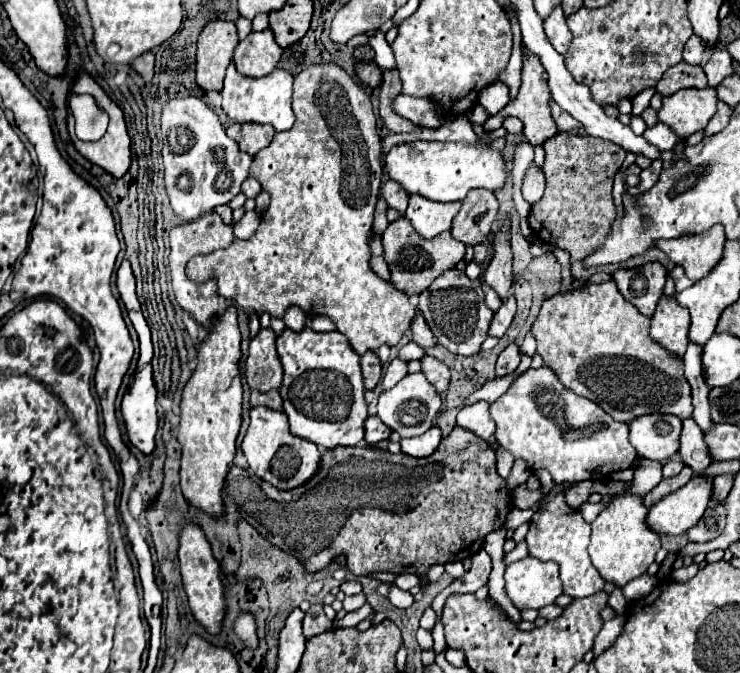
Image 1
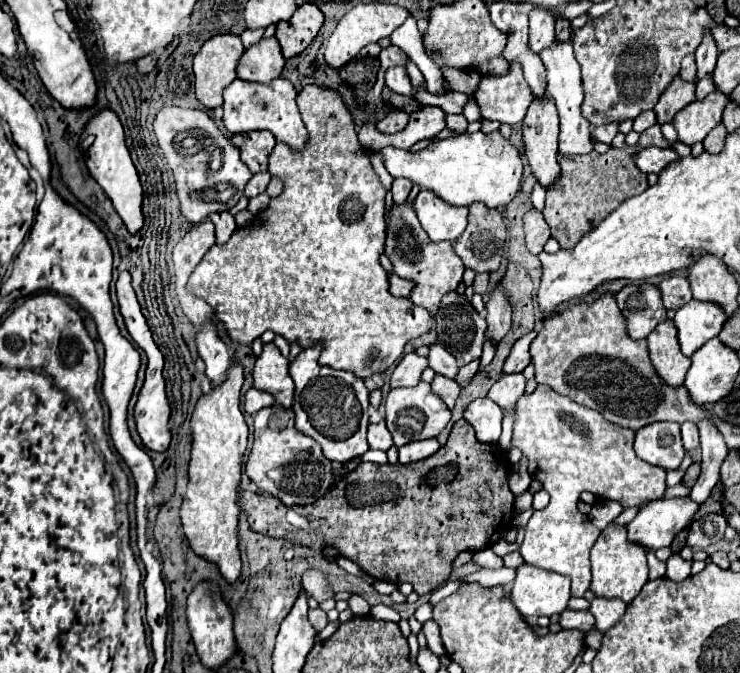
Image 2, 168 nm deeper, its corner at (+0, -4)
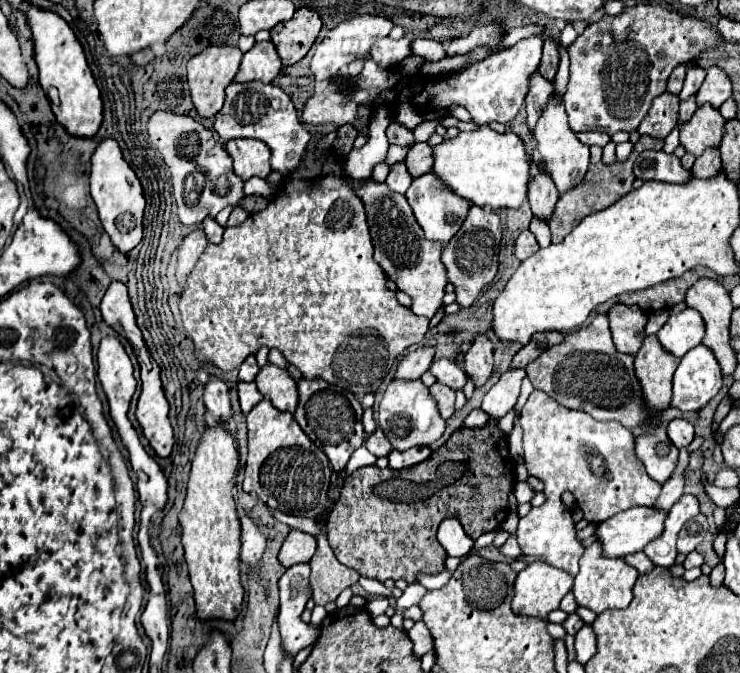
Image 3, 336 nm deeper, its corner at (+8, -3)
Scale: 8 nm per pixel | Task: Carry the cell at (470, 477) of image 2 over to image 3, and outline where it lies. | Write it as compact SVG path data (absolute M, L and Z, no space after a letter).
M491 419L483 429L461 427L445 445L433 451L425 463L417 463L417 467L393 471L391 467L379 469L377 465L369 465L353 471L345 479L341 497L333 505L333 511L327 519L329 545L343 565L353 567L363 577L377 581L405 579L407 583L417 583L417 575L421 573L445 571L447 553L437 541L439 523L447 517L455 517L471 539L501 527L507 517L507 493L513 485L513 479L515 463L507 451L507 437L495 429L495 421Z

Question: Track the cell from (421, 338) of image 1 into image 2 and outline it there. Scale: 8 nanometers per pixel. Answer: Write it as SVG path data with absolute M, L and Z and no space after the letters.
M433 344L429 350L429 366L435 370L435 374L441 374L445 378L455 378L459 372L459 364L453 358L451 352L441 348L441 344Z

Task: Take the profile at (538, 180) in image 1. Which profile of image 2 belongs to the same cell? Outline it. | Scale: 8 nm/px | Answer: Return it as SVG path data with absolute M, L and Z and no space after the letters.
M531 208L525 214L525 234L527 234L527 248L531 254L539 254L549 240L549 226L543 220L543 214Z

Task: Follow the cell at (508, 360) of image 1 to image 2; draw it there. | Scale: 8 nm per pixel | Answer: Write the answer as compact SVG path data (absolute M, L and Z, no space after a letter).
M529 332L525 338L517 340L517 344L513 346L509 358L505 360L503 372L505 374L513 374L513 372L523 372L529 364L531 364L531 354L529 354L529 344L533 342L533 338L537 336L537 332Z

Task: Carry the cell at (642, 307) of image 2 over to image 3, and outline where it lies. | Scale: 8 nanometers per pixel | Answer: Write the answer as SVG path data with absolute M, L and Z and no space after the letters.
M617 303L609 309L607 317L617 351L635 355L645 337L645 323L647 323L645 311L641 311L641 307Z

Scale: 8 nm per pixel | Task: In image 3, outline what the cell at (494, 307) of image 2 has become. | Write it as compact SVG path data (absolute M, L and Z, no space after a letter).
M475 335L467 355L465 355L465 373L475 381L475 387L481 387L493 373L493 343L483 335Z

